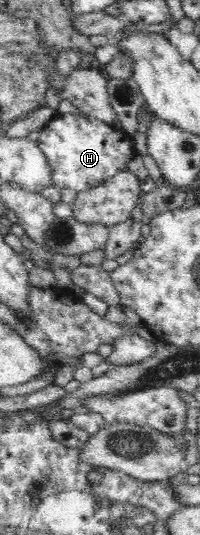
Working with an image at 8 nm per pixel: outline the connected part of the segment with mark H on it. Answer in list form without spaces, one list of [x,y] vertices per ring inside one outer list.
[[[70,112],[54,114],[54,117],[40,131],[40,136],[38,137],[40,148],[44,151],[52,167],[55,187],[60,190],[67,188],[77,193],[100,185],[107,178],[127,171],[128,163],[132,161],[137,153],[134,143],[130,142],[130,140],[131,138],[126,136],[124,131],[116,129],[108,122],[99,121],[94,117],[86,117],[84,113],[72,114]]]

